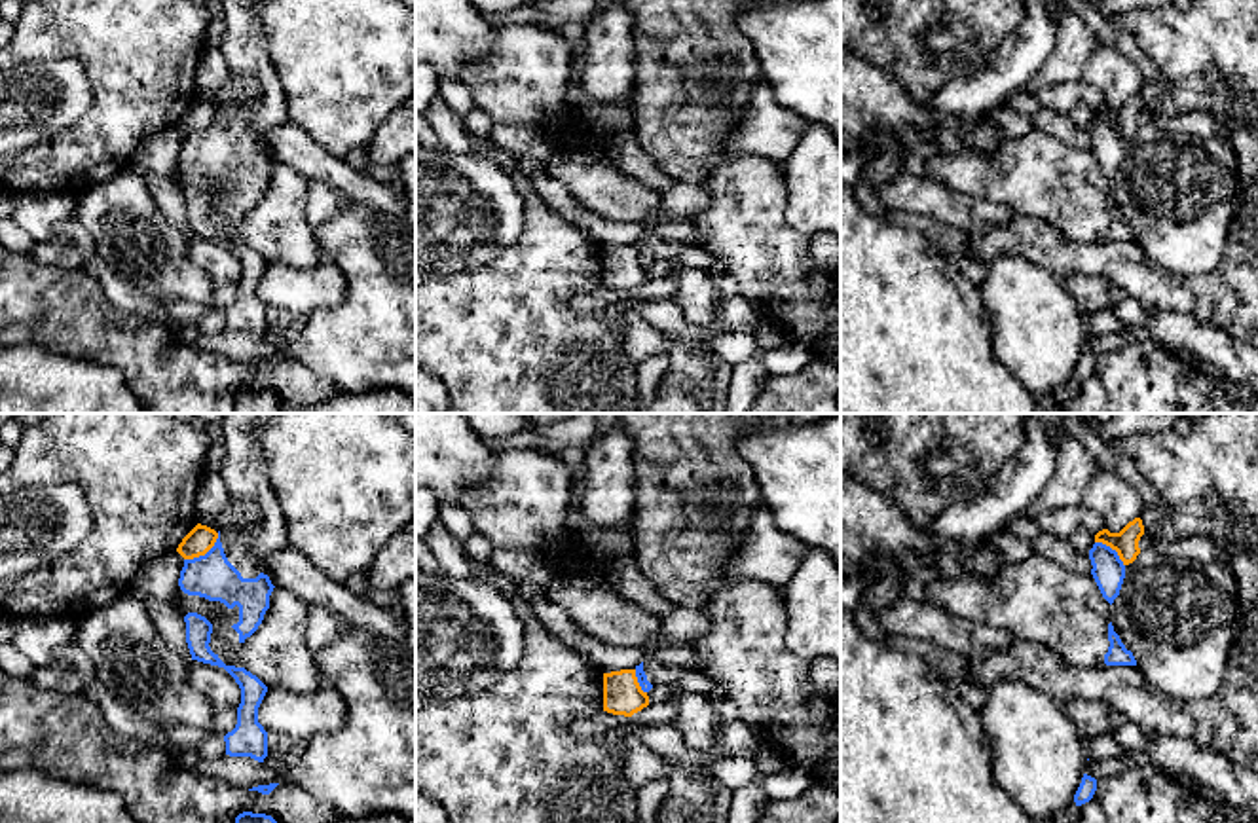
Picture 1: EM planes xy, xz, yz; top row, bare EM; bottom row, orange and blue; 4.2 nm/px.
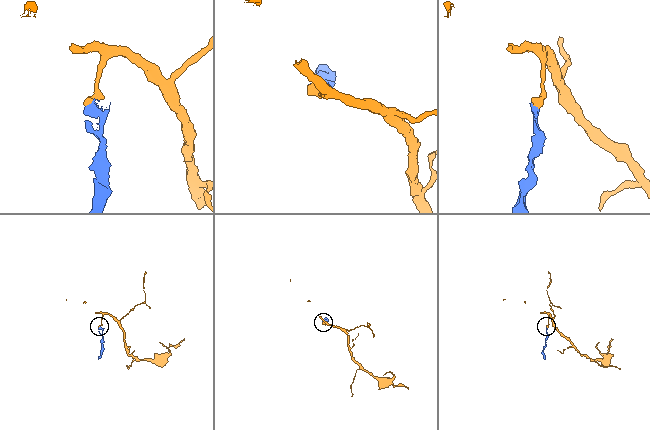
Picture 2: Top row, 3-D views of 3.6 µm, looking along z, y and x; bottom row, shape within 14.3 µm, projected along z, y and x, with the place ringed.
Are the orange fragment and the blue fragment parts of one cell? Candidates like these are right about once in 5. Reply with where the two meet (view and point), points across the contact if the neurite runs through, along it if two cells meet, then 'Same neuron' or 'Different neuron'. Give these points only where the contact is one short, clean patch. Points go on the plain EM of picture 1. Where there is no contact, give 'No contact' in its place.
Touches orange at xy (203, 129). Boundary: xy (219, 109), (217, 116), (203, 129), (184, 135). Different neuron

